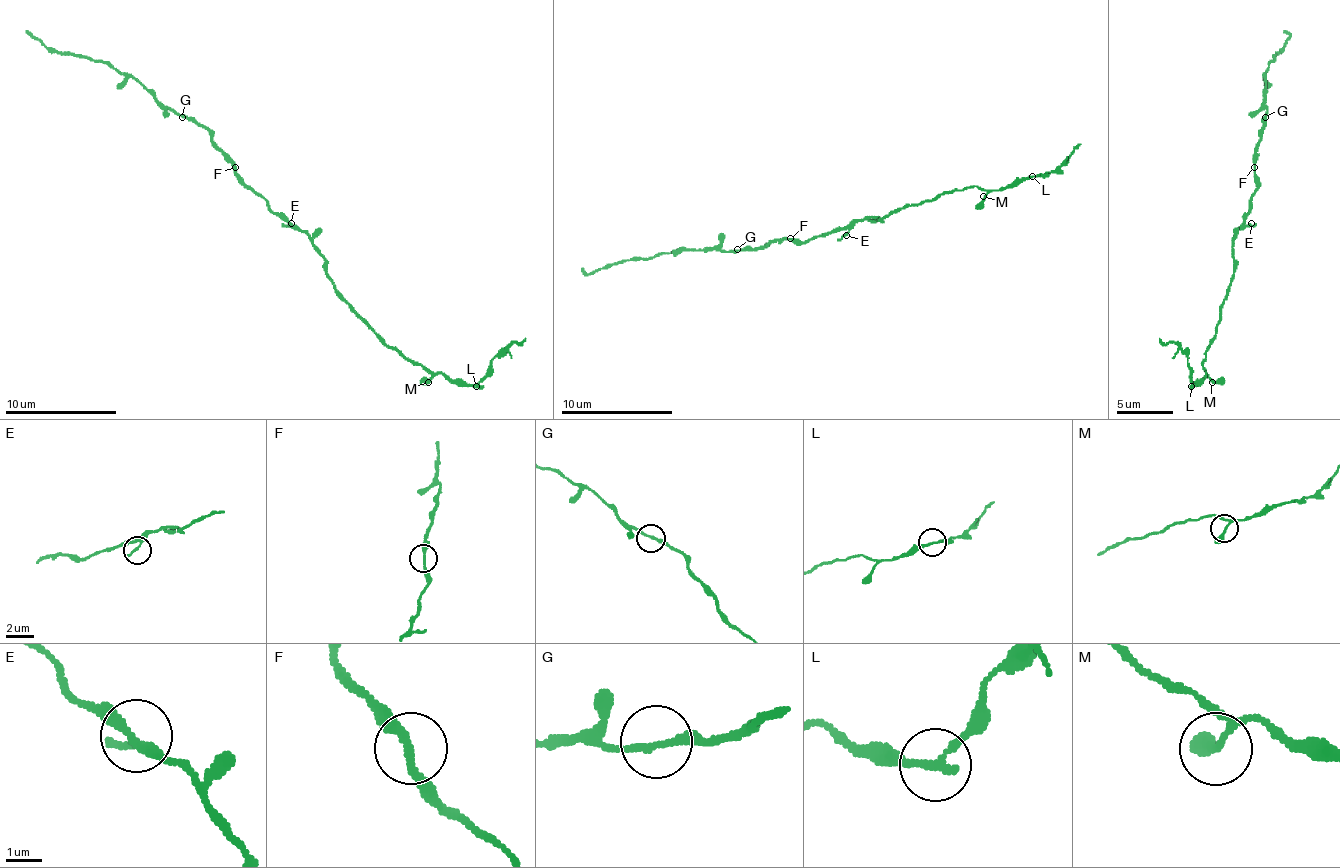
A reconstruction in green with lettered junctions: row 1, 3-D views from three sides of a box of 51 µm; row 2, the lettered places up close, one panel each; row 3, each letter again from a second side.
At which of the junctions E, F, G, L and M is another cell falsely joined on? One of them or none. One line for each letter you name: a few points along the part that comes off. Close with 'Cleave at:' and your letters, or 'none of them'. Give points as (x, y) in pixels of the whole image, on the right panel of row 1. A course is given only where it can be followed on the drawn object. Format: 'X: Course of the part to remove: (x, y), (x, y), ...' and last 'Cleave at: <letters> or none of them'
L: Course of the part to remove: (1192, 385), (1187, 354), (1159, 337)
Cleave at: L

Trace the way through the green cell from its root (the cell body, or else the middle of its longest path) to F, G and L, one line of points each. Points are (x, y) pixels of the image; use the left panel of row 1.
F: (288, 223), (243, 184), (235, 167)
G: (288, 223), (243, 184), (235, 164), (215, 145), (213, 136), (196, 122), (182, 117)
L: (288, 223), (296, 226), (319, 251), (336, 293), (389, 346), (431, 371), (442, 371), (450, 379), (475, 385)

